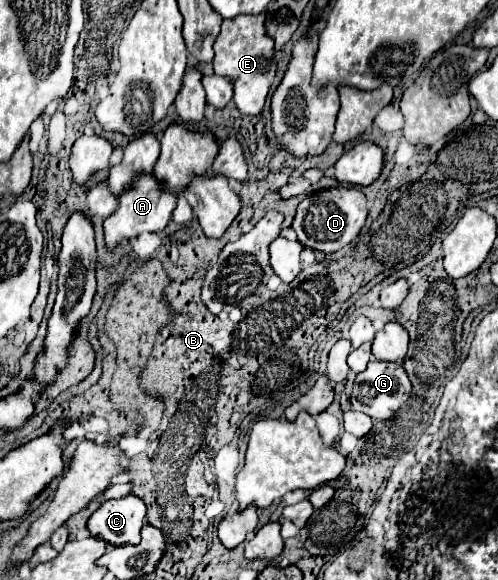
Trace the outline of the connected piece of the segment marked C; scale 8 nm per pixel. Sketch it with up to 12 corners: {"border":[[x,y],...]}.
{"border":[[106,500],[88,530],[112,546],[138,544],[146,504]]}

